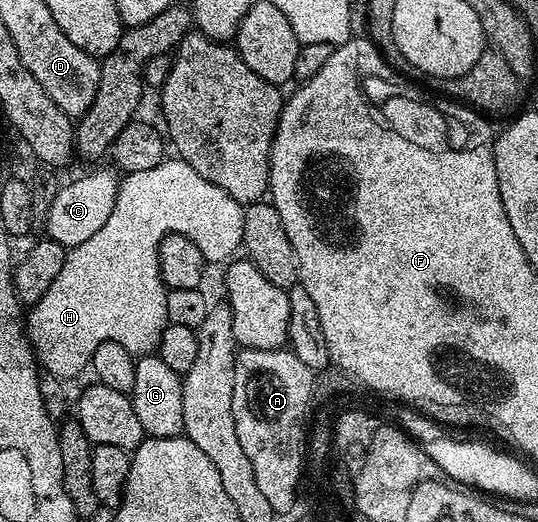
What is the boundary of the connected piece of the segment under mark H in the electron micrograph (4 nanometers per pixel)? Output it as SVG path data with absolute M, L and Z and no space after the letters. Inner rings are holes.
M178 156L164 157L163 162L157 164L157 168L145 168L145 172L123 174L119 178L119 201L116 202L109 220L105 220L101 232L96 232L94 236L89 236L89 240L85 240L85 244L77 244L67 250L67 259L65 264L61 264L61 272L57 275L57 280L53 280L53 284L49 284L49 288L45 291L45 296L41 296L41 300L37 300L35 305L26 311L27 339L31 341L31 348L35 352L38 365L46 373L57 376L60 380L68 380L67 378L75 378L82 370L86 371L90 367L93 352L97 352L97 344L116 342L121 344L121 348L128 350L132 356L152 353L158 347L163 330L169 324L167 313L165 312L168 288L164 285L162 272L159 270L159 246L163 238L169 234L183 234L201 250L207 260L226 263L236 253L234 250L238 251L242 247L244 209L244 203L233 200L233 196L229 196L229 192L225 192L217 184L209 184L209 180L205 180L205 176L193 172L193 168L189 168L189 164L185 164L182 158Z

